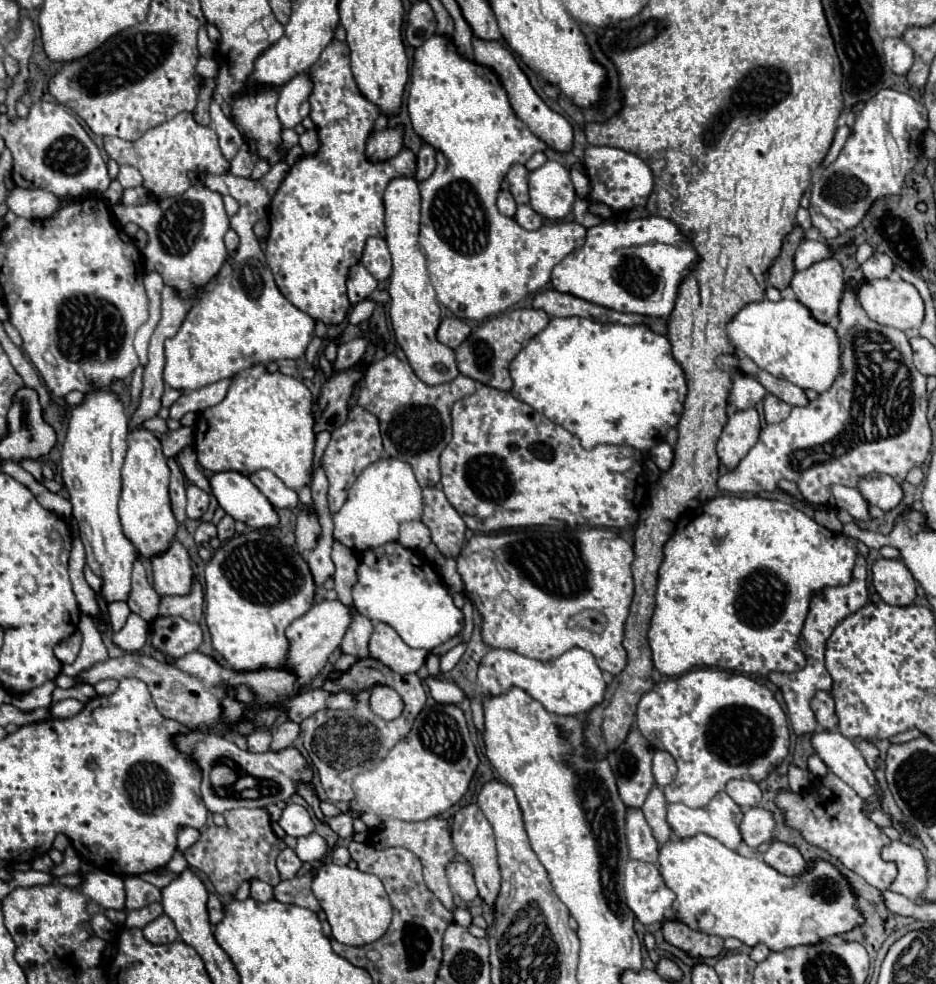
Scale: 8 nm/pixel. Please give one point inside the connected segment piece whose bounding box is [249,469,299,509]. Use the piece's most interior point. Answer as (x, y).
(280, 495)

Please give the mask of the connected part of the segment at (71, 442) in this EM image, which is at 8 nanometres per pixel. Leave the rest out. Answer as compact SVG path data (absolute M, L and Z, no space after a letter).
M93 387L81 405L71 411L67 437L61 451L61 475L71 495L73 517L81 529L81 541L87 551L87 565L103 579L101 595L107 603L127 601L131 589L131 569L137 549L123 535L117 501L121 495L121 467L127 453L127 415L117 393Z

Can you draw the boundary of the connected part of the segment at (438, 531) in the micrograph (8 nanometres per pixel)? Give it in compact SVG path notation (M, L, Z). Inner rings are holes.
M437 487L423 489L421 521L431 529L431 539L445 557L457 557L465 541L465 521Z

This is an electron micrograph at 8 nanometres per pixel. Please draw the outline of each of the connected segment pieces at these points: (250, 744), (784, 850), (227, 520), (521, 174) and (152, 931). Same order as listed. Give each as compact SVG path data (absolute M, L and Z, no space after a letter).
M253 731L249 737L247 737L247 749L253 751L253 753L263 753L267 751L271 745L271 731Z
M773 843L765 851L765 863L787 877L799 877L799 873L805 871L805 861L801 853L785 843Z
M225 515L221 521L219 521L219 525L217 525L217 531L219 531L219 539L221 541L227 541L227 539L231 539L233 535L235 535L235 521L229 517L229 515Z
M517 163L509 169L507 173L507 181L509 181L509 191L513 193L517 205L523 205L523 203L529 203L529 193L527 193L527 169L525 165Z
M163 915L163 917L157 917L155 921L151 921L151 925L145 925L143 927L143 933L145 933L145 939L151 941L151 943L173 943L177 939L177 929L171 921L171 917Z

